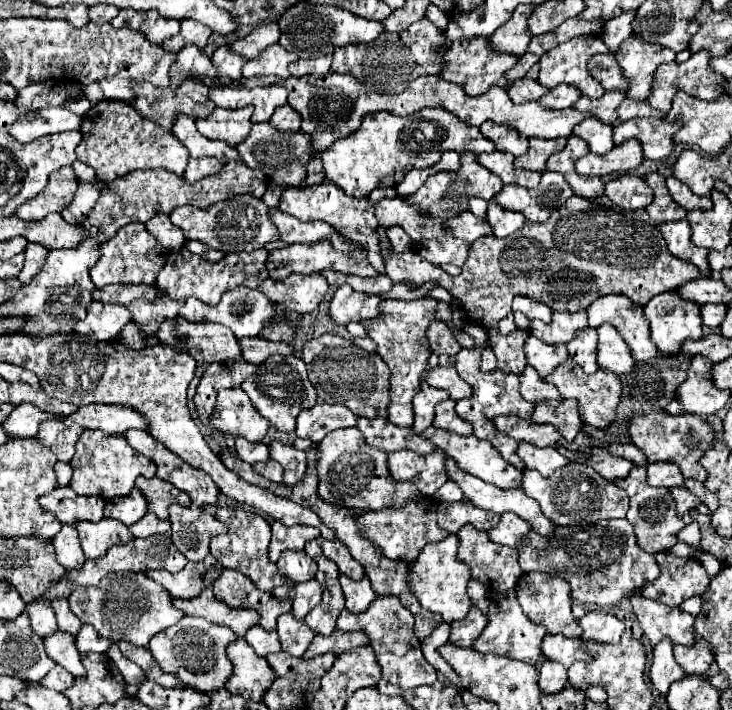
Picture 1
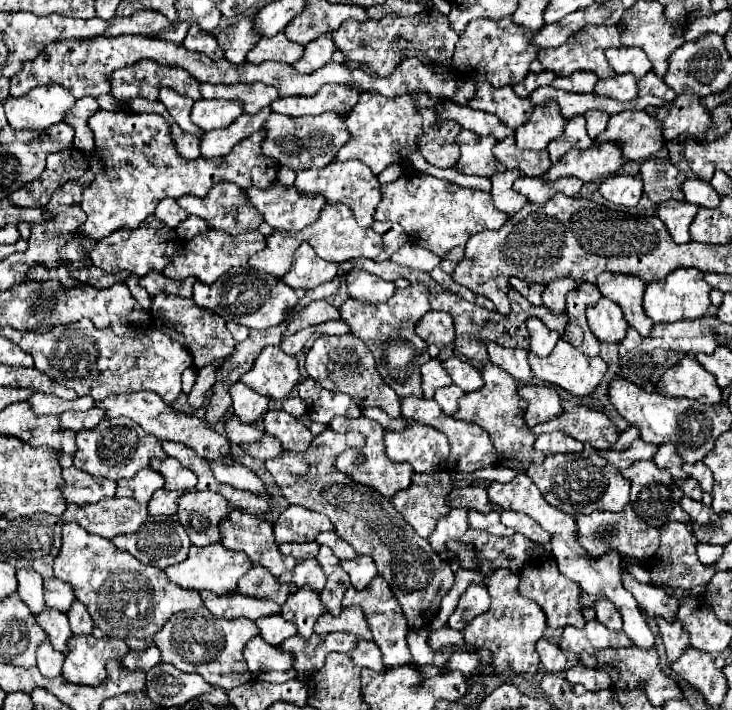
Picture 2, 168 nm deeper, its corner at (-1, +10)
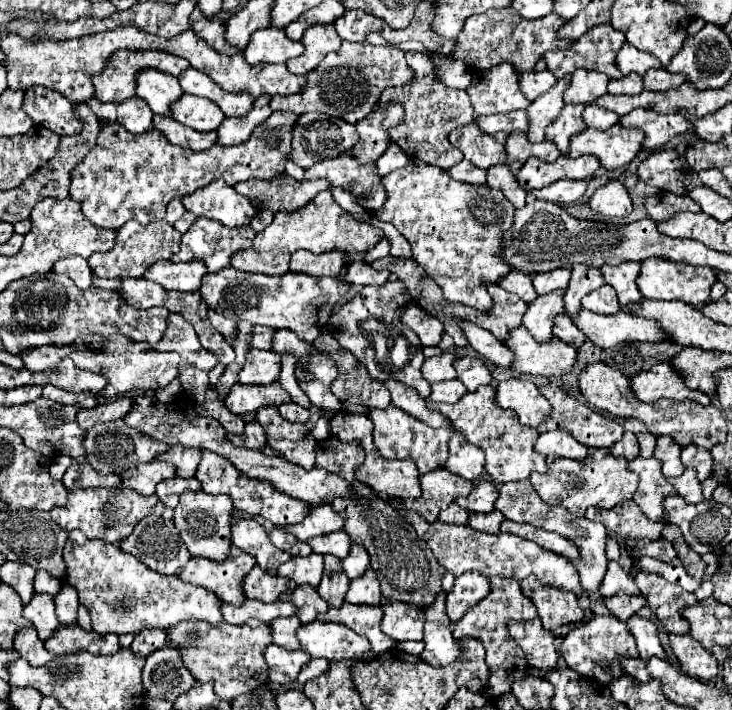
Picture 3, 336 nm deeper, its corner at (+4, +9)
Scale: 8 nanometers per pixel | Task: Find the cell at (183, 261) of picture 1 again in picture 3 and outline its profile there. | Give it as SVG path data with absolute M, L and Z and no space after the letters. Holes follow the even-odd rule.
M198 218L198 221L182 235L182 243L180 243L180 253L174 255L170 261L174 263L186 263L186 261L204 261L206 271L208 273L216 273L224 267L230 265L230 257L240 251L240 249L250 249L252 241L254 241L256 233L252 231L252 227L236 227L230 229L218 221L209 218Z

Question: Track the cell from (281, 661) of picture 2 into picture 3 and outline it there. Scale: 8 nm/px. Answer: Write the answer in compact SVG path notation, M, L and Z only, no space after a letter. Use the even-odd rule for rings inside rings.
M268 645L264 659L268 663L270 683L290 683L296 681L302 665L310 661L310 655L304 651L286 651L278 645Z

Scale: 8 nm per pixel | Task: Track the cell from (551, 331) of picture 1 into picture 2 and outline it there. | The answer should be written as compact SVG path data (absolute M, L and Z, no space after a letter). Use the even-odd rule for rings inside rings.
M557 278L547 282L545 290L543 290L543 304L547 308L551 308L553 312L563 312L565 310L565 296L571 288L575 288L575 280L573 278Z

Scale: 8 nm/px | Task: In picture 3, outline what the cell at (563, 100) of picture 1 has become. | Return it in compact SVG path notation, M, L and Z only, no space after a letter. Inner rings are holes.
M578 69L572 73L572 81L564 93L564 103L592 103L606 93L608 77L598 71Z

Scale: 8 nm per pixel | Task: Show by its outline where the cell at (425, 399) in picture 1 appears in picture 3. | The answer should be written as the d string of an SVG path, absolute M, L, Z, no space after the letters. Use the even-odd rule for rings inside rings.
M442 353L440 357L430 357L422 365L422 375L426 377L426 381L430 385L434 385L438 381L456 379L454 359L456 359L456 355L452 355L452 353Z

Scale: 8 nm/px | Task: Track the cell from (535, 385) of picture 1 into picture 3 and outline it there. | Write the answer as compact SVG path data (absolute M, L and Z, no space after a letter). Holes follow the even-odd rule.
M458 321L458 325L462 327L464 335L468 337L472 349L486 361L498 365L498 367L504 367L508 369L514 361L514 353L510 353L510 349L506 349L504 343L500 343L490 331L470 323L470 321Z

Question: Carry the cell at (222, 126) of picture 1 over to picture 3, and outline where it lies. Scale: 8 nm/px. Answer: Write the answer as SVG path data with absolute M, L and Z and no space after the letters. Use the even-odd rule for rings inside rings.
M182 95L172 105L172 119L194 131L216 131L224 121L224 113L212 101L194 95Z

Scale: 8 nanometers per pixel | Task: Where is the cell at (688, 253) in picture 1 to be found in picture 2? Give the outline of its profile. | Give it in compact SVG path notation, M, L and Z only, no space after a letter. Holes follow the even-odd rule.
M667 200L657 206L657 216L659 220L669 228L671 238L677 244L689 242L689 226L697 214L699 206L689 204L689 202L677 202L677 200Z

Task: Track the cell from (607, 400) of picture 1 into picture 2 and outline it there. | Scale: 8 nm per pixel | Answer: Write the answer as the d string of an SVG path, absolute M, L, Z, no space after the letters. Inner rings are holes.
M561 338L557 342L555 350L547 358L539 358L529 350L529 366L531 366L531 372L535 378L539 378L543 382L551 382L551 384L555 384L555 386L567 390L569 394L579 396L579 398L589 396L597 388L597 384L601 382L603 374L607 372L607 364L603 362L603 358L599 358L599 356L589 358L577 346L569 344L565 338Z

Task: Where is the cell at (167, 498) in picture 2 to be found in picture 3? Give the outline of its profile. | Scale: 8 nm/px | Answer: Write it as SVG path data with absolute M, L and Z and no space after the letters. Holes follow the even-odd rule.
M172 477L172 479L166 479L166 481L160 481L158 487L156 487L156 495L158 499L168 507L168 509L174 509L178 505L178 497L184 493L184 491L198 491L200 485L198 485L198 479L192 477L192 479L180 479L180 477Z

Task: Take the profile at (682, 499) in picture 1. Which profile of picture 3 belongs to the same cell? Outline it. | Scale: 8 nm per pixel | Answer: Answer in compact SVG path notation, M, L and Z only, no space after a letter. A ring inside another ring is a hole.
M686 469L680 477L670 477L668 483L674 485L676 493L680 497L684 497L686 501L690 501L690 503L702 501L702 487L700 487L700 481L698 481L694 469Z

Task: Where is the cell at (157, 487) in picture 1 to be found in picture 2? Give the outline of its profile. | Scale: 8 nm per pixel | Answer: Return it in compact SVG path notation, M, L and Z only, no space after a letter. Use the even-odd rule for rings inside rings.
M165 458L161 462L155 460L153 468L165 476L167 490L193 490L197 484L197 476L175 458Z

